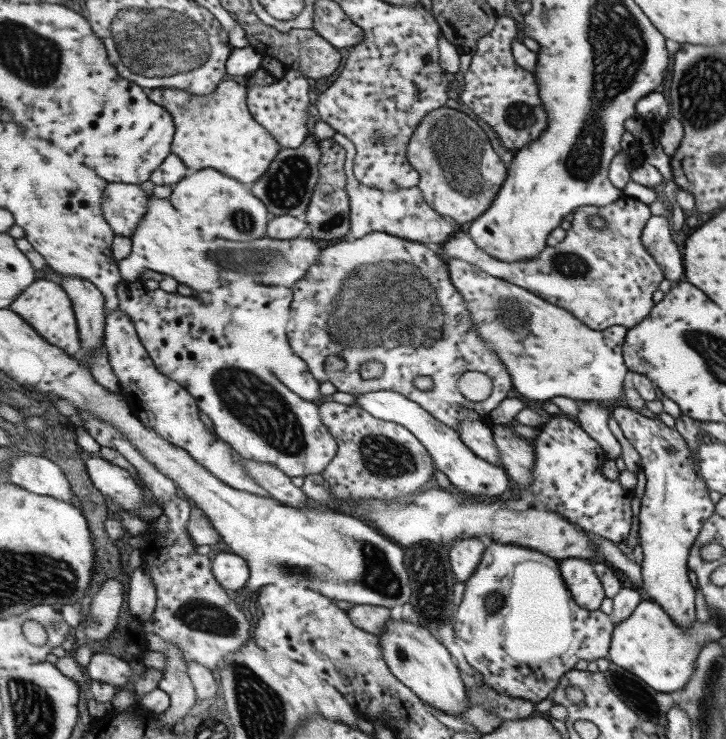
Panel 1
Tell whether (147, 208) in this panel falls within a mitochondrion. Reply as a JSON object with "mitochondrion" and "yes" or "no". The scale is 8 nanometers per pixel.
{"mitochondrion":"no"}

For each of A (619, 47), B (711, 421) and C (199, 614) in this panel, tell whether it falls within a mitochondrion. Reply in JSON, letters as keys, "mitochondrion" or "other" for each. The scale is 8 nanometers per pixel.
{"A":"mitochondrion","B":"other","C":"mitochondrion"}

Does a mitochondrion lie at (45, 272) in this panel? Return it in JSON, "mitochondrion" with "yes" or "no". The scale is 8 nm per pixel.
{"mitochondrion":"no"}

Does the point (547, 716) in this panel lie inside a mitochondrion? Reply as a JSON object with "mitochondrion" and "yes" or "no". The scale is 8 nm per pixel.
{"mitochondrion":"no"}

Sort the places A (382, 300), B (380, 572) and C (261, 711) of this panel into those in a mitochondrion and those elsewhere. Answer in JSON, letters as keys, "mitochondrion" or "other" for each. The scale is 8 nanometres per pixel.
{"A":"mitochondrion","B":"mitochondrion","C":"mitochondrion"}

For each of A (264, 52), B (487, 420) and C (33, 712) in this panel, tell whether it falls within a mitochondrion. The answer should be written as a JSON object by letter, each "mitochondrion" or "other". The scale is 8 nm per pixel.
{"A":"other","B":"other","C":"mitochondrion"}

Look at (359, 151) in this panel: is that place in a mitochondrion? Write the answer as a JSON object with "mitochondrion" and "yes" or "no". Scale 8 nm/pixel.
{"mitochondrion":"no"}

